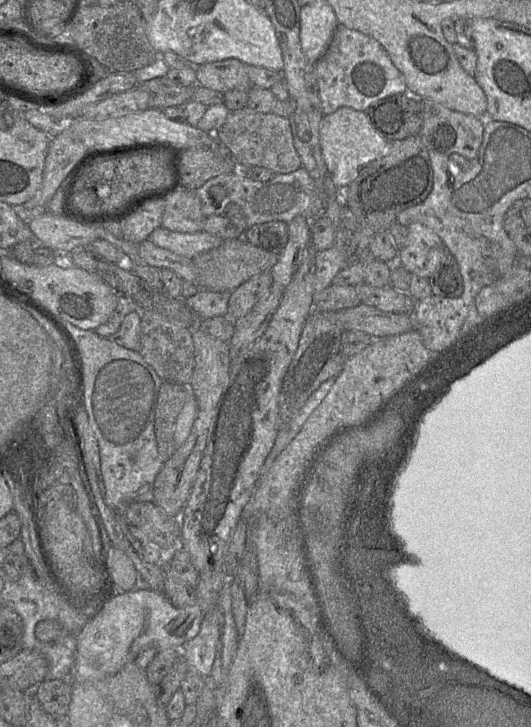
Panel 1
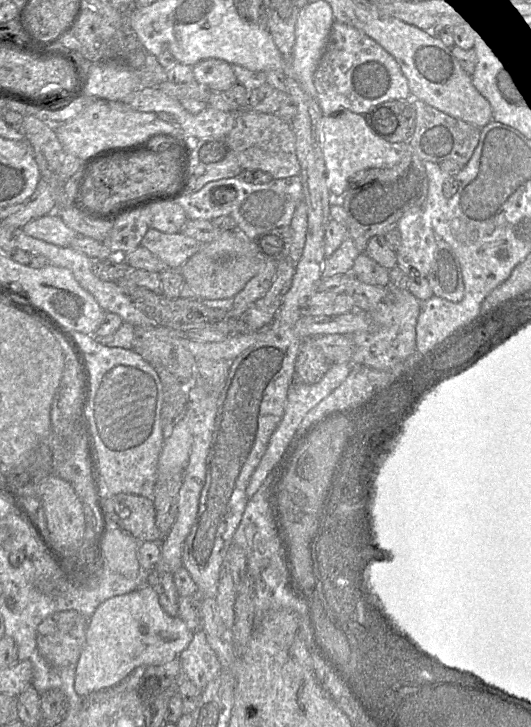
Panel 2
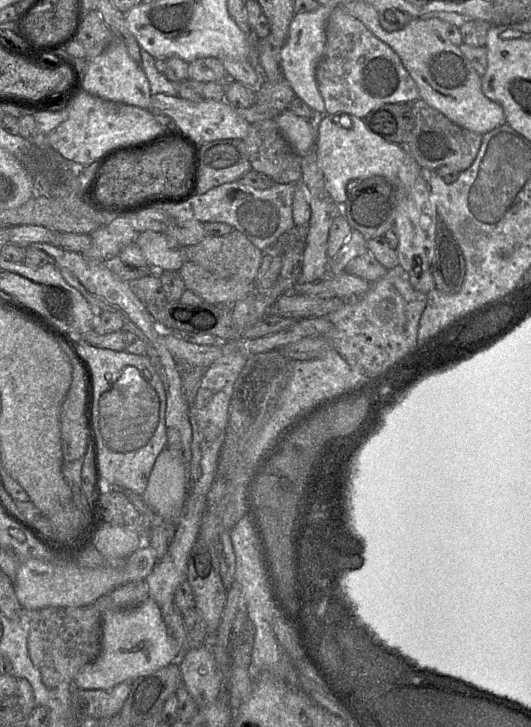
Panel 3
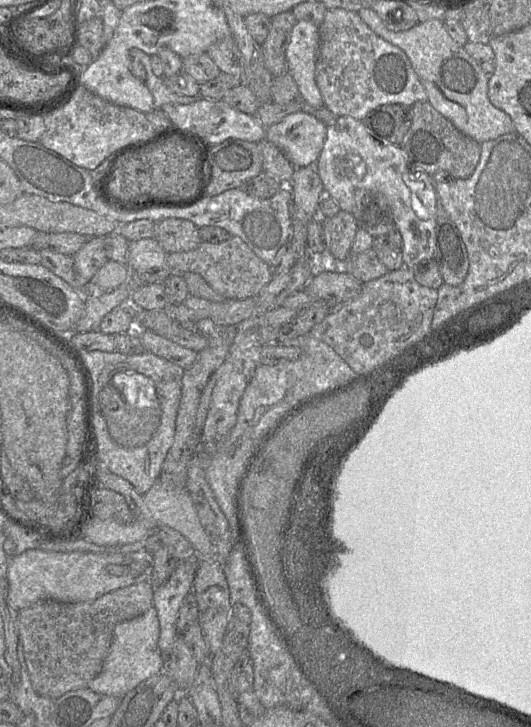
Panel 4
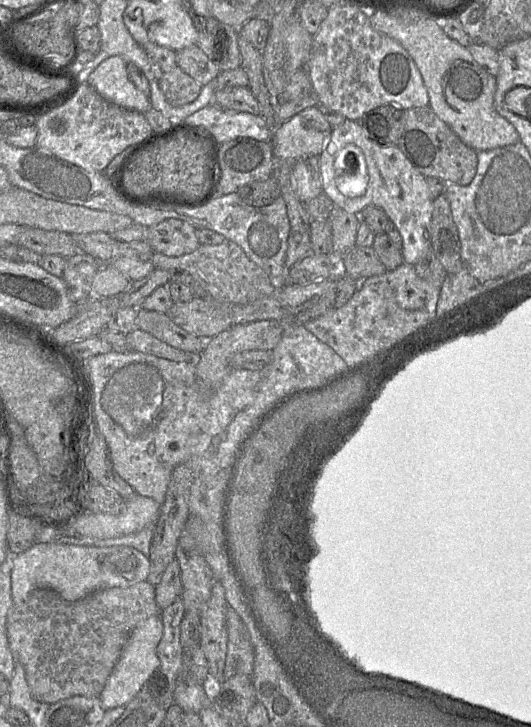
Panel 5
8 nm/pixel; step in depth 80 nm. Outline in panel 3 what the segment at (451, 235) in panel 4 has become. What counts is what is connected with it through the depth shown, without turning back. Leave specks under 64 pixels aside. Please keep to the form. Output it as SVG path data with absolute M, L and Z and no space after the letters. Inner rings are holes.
M439 218L431 270L436 289L450 294L460 291L465 277L465 259L452 231Z

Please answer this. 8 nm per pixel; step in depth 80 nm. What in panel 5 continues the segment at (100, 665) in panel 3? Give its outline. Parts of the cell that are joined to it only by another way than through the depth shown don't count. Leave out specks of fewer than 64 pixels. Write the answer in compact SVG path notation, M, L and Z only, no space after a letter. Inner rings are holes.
M158 614L140 622L131 632L99 698L105 710L127 704L160 665L157 647L163 634L163 623Z

